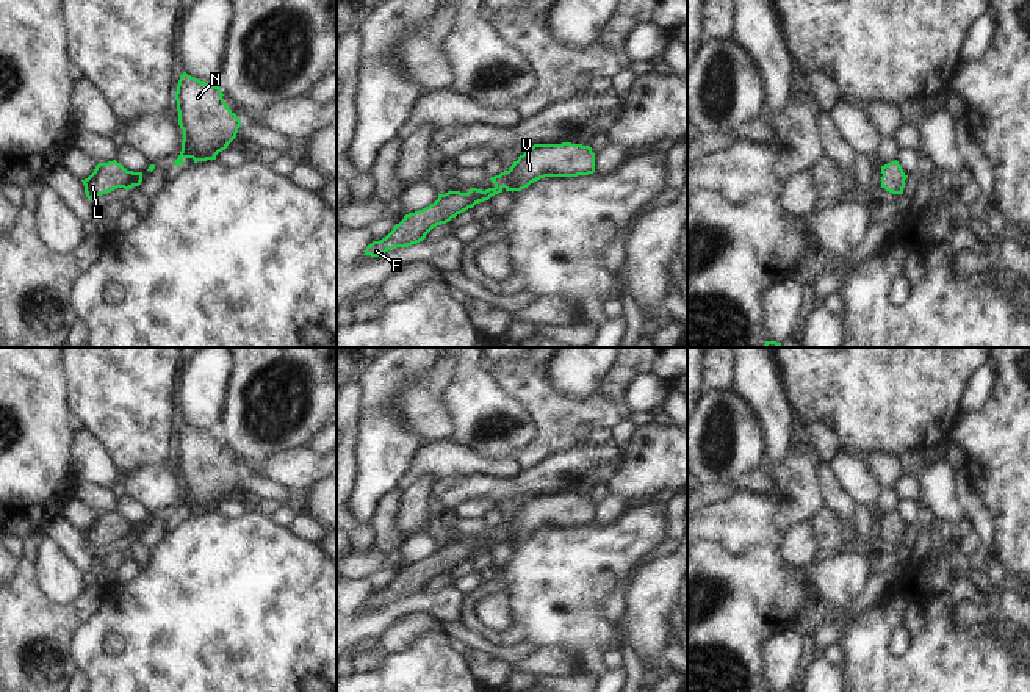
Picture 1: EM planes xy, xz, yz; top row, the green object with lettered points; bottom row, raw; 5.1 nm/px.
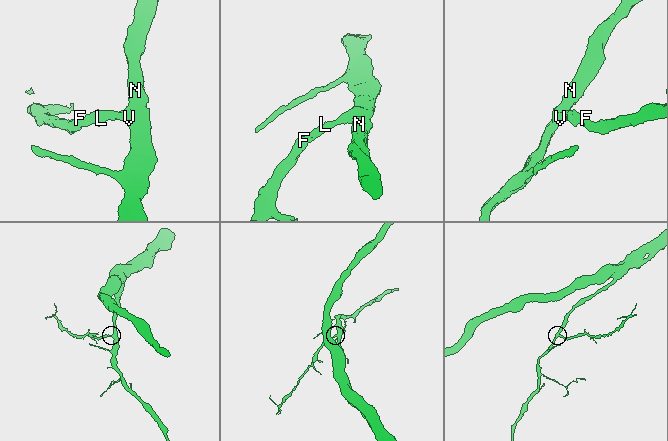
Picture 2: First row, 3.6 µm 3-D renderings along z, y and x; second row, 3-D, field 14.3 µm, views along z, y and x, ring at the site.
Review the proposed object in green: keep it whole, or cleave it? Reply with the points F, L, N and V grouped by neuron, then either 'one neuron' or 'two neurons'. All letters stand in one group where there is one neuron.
F L N V; one neuron

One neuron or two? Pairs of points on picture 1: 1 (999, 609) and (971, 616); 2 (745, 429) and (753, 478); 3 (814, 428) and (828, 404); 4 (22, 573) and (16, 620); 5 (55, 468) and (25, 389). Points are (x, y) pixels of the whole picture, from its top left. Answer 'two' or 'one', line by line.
1: one
2: two
3: two
4: one
5: one

